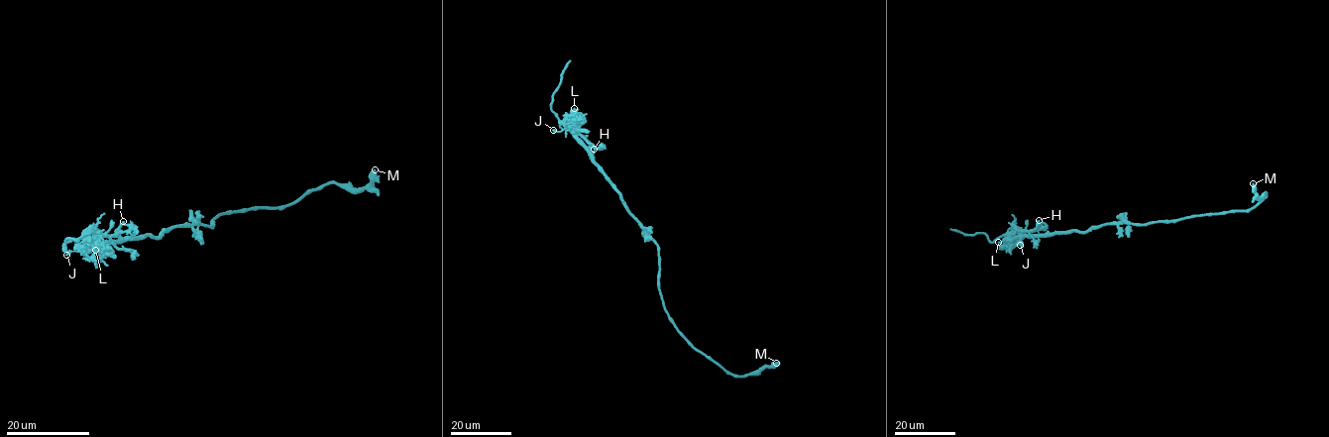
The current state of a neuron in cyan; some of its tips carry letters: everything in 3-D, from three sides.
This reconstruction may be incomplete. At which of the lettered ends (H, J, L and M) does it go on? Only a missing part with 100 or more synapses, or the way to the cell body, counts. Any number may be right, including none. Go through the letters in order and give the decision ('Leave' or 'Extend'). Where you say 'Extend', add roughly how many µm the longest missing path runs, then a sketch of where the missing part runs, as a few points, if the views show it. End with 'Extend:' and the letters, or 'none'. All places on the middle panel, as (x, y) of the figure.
H: Leave
J: Leave
L: Leave
M: Leave
Extend: none

